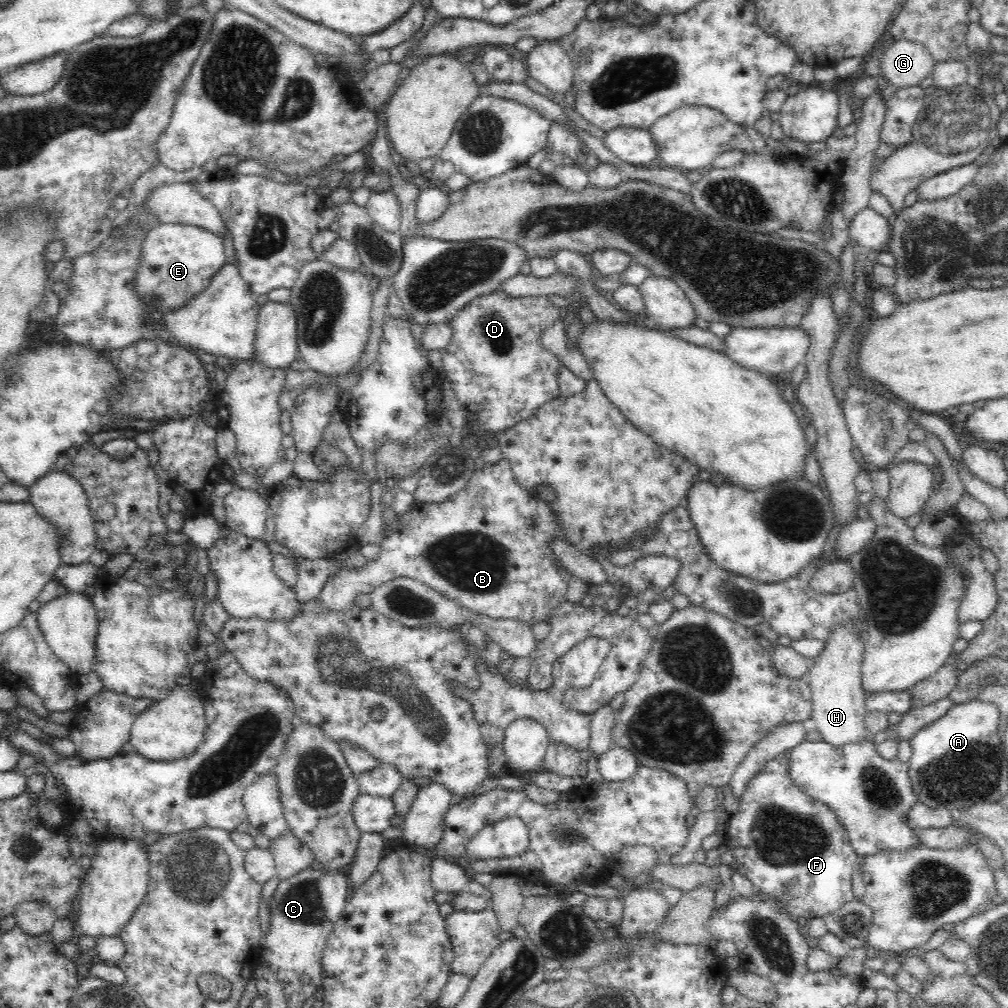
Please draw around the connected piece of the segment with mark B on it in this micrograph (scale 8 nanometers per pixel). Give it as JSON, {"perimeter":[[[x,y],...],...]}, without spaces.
{"perimeter":[[[502,458],[499,462],[496,462],[496,464],[486,463],[483,469],[474,471],[474,475],[468,480],[466,487],[454,494],[451,500],[449,499],[442,503],[416,504],[409,512],[398,515],[398,528],[396,528],[396,532],[392,532],[392,535],[386,537],[381,543],[378,558],[375,561],[368,561],[366,566],[362,568],[350,570],[344,568],[336,572],[334,576],[328,576],[325,586],[318,596],[318,602],[326,611],[344,612],[352,608],[358,594],[370,595],[376,588],[380,588],[382,584],[388,583],[390,579],[396,578],[396,576],[407,576],[408,578],[419,580],[422,584],[438,592],[442,597],[454,600],[458,605],[464,605],[464,607],[472,611],[472,613],[478,613],[492,619],[519,620],[533,625],[547,621],[549,616],[553,615],[553,612],[557,610],[558,606],[566,602],[567,585],[565,576],[568,574],[568,570],[561,564],[550,548],[550,544],[555,539],[567,540],[565,536],[566,533],[564,533],[564,529],[560,527],[560,521],[558,521],[558,517],[556,517],[552,508],[536,498],[533,492],[522,489],[522,487],[516,483],[516,479],[514,479],[514,472],[512,472],[508,459]]]}

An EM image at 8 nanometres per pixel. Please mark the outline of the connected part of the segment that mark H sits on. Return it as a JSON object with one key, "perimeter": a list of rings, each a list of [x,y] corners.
{"perimeter":[[[850,623],[836,627],[830,633],[830,638],[819,655],[811,660],[809,670],[806,672],[805,679],[810,685],[813,696],[811,718],[814,720],[816,730],[822,735],[822,742],[836,748],[841,748],[848,743],[866,742],[870,738],[865,726],[865,716],[868,710],[865,708],[865,690],[863,689],[861,673],[864,651],[865,643],[862,642],[860,635],[856,633]]]}

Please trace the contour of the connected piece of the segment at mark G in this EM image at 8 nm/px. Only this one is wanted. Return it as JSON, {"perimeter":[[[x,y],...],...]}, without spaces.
{"perimeter":[[[896,39],[879,46],[884,49],[878,56],[879,76],[896,90],[919,85],[934,68],[934,59],[922,44]]]}

